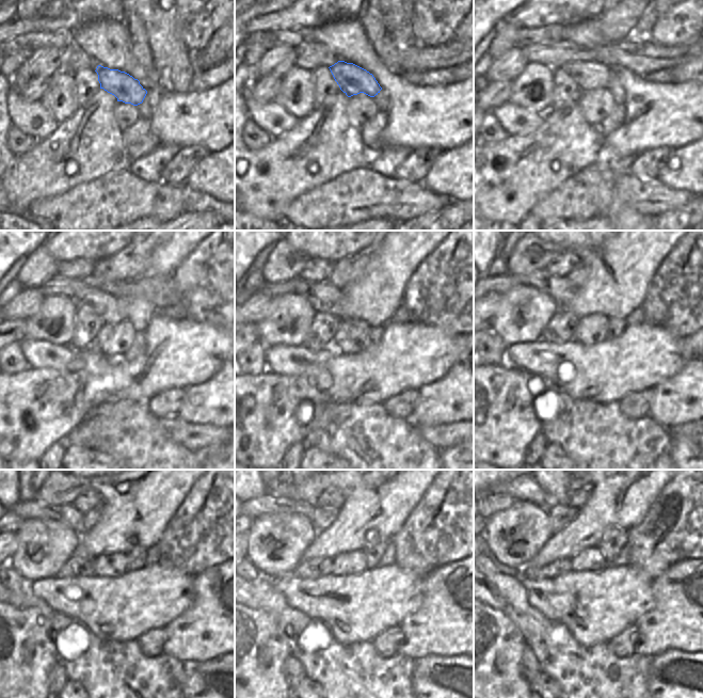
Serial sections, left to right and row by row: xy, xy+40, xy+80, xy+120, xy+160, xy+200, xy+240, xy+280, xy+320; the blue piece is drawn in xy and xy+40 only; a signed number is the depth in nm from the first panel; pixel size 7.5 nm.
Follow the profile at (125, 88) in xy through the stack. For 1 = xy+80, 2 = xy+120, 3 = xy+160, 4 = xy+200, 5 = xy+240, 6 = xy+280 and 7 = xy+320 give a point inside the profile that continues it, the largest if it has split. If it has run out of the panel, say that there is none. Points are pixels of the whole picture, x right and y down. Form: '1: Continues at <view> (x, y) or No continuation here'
1: Continues at xy+80 (589, 75)
2: Continues at xy+120 (110, 310)
3: Continues at xy+160 (323, 294)
4: Continues at xy+200 (559, 288)
5: Continues at xy+240 (33, 509)
6: Continues at xy+280 (268, 503)
7: Continues at xy+320 (495, 503)

